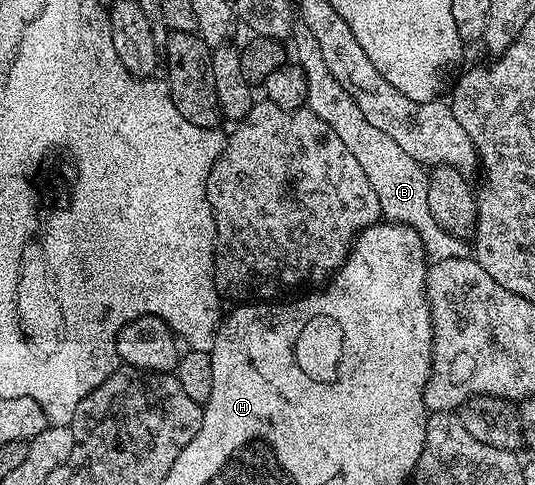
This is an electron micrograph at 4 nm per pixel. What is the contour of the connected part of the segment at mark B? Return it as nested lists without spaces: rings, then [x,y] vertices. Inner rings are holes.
[[[297,31],[292,34],[291,41],[297,44],[296,64],[307,75],[308,109],[319,115],[323,123],[330,125],[339,135],[339,139],[347,143],[351,155],[359,159],[359,167],[363,167],[367,183],[371,183],[371,187],[375,187],[375,195],[379,195],[382,218],[394,225],[411,227],[415,235],[419,235],[426,258],[430,262],[470,256],[470,246],[462,238],[443,231],[435,215],[431,215],[431,206],[427,203],[429,174],[426,166],[407,155],[390,136],[367,123],[349,92],[337,82],[335,75],[327,67],[327,59],[323,59],[323,51],[319,49],[319,43],[315,43],[315,35],[308,31]]]

